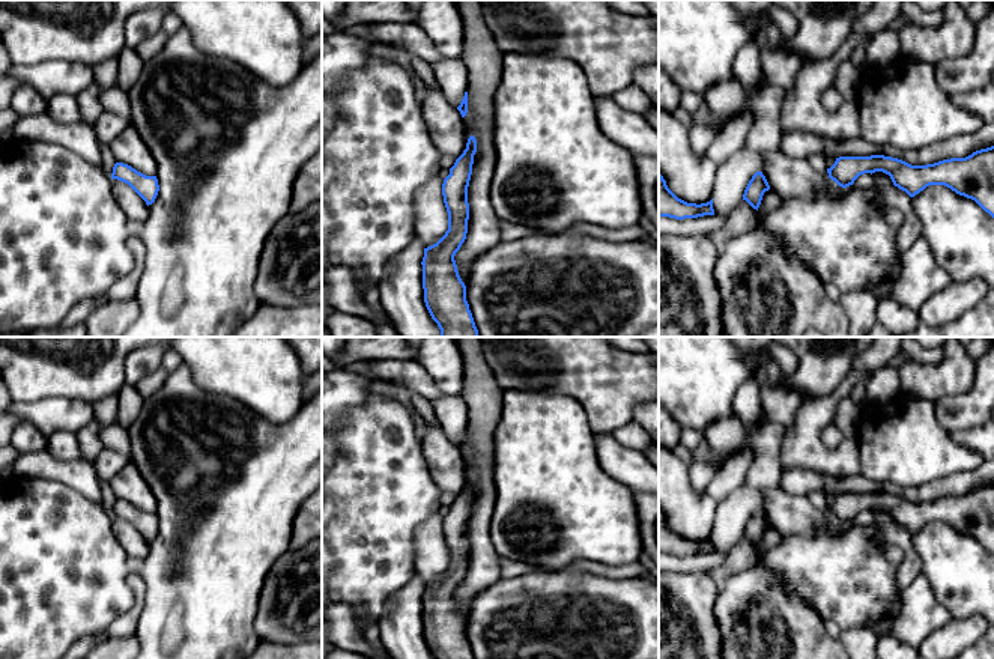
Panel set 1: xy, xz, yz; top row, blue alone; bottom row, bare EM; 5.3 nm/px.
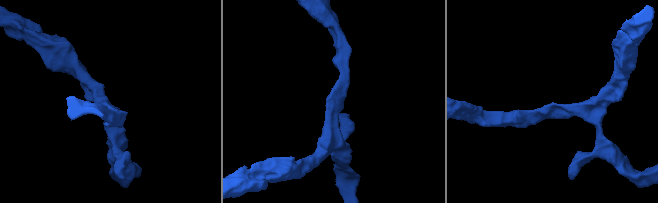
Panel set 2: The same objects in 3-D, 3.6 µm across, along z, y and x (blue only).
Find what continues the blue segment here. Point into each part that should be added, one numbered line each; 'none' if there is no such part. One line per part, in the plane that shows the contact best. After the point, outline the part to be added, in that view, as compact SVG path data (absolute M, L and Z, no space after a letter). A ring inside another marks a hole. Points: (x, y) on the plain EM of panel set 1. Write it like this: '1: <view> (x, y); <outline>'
1: xz (481, 394); M456 337L456 340L463 355L463 390L460 396L469 412L469 423L466 427L468 450L463 454L465 477L468 480L471 472L477 477L477 489L474 492L472 512L468 524L468 570L460 587L454 593L459 612L466 623L474 599L501 579L499 555L490 542L490 519L496 503L496 487L493 483L493 430L502 412L502 390L496 384L492 369L486 361L480 337Z

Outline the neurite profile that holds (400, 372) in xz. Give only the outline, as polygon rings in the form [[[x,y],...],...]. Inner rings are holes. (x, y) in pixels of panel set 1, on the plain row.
[[[373,360],[365,363],[368,375],[376,381],[403,385],[430,402],[445,396],[418,361]]]

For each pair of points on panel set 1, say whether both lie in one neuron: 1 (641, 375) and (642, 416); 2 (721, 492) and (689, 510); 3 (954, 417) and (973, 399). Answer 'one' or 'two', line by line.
1: two
2: two
3: one

